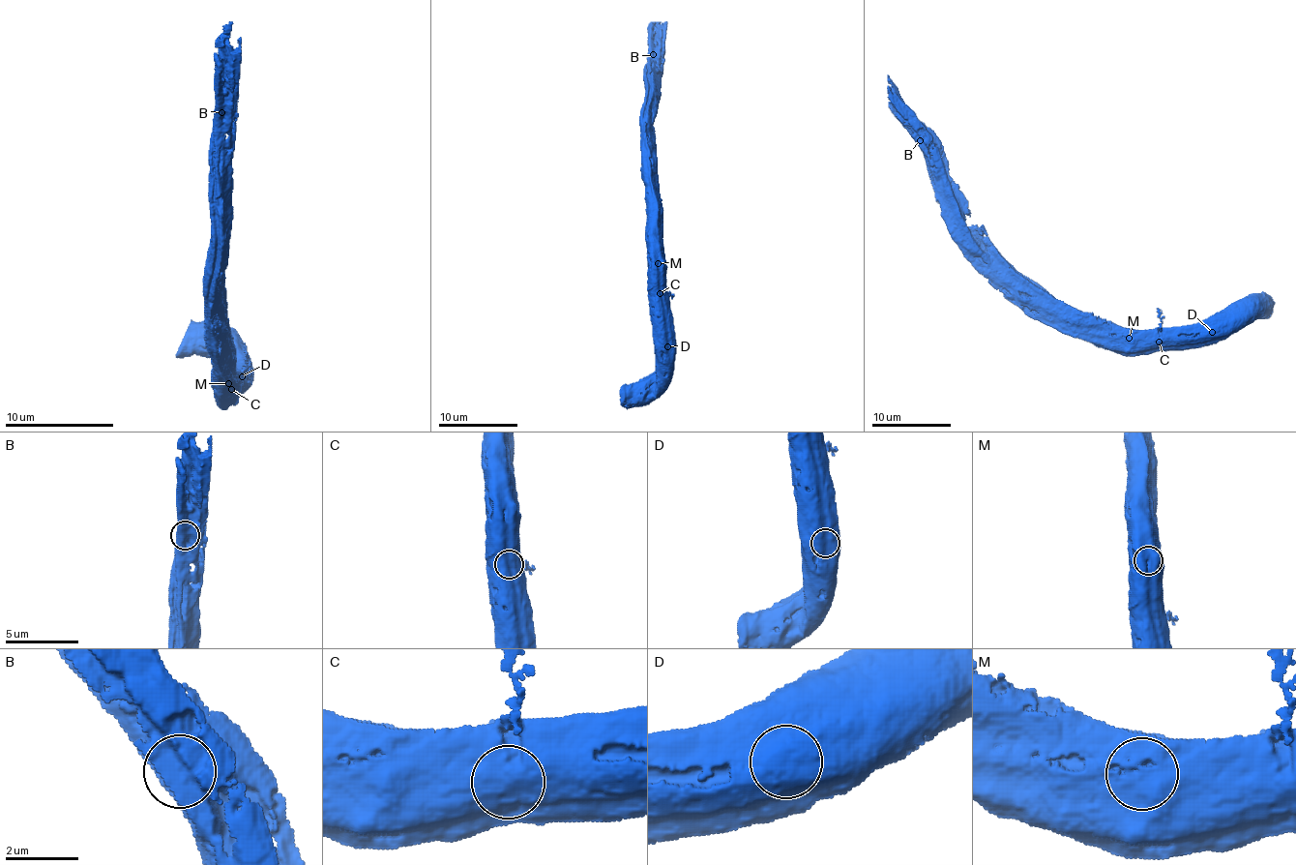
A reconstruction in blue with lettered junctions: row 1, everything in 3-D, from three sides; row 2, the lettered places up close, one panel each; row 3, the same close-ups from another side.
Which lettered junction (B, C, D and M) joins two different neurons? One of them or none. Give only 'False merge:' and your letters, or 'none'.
False merge: none

